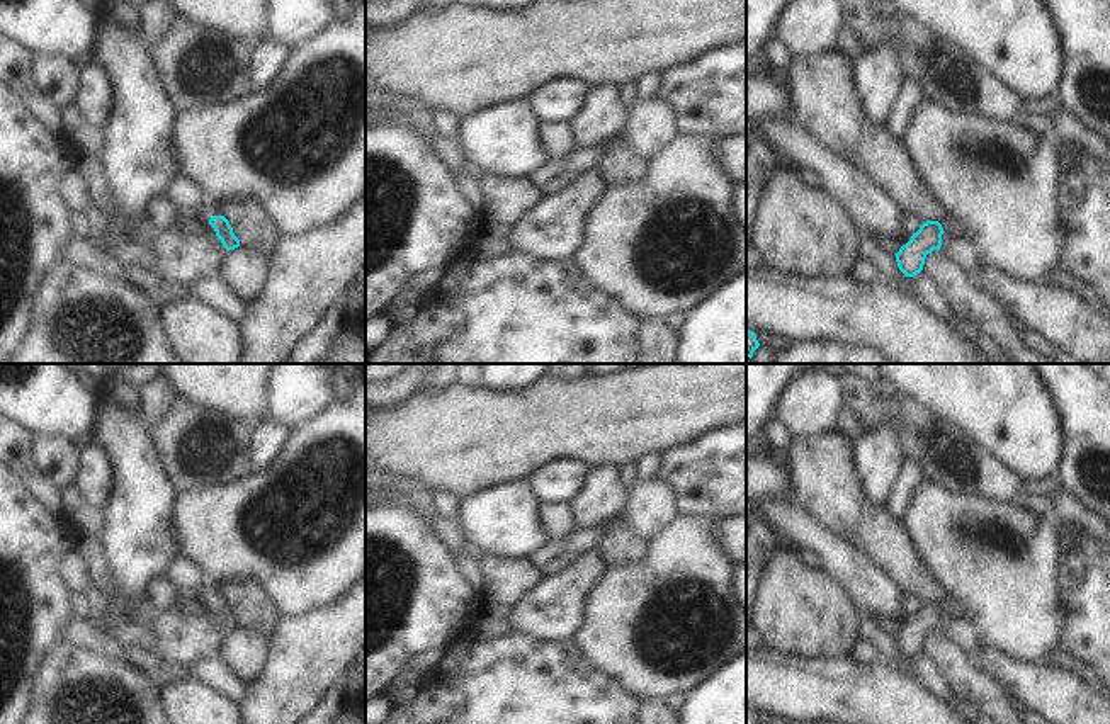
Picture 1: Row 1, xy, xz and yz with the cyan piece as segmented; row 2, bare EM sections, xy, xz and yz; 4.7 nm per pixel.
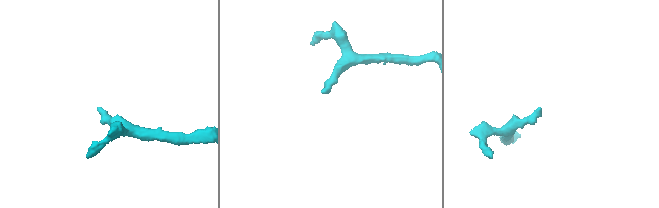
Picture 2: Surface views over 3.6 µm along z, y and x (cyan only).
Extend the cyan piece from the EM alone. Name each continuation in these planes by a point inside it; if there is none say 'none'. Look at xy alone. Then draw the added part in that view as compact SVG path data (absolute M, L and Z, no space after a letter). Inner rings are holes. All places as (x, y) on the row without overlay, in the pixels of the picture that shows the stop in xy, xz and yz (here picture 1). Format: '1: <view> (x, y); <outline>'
1: xy (204, 593); M209 583L197 590L197 600L209 610L209 614L212 614L216 617L214 608L209 605L209 600L212 597L223 597L218 585L214 585L214 583Z

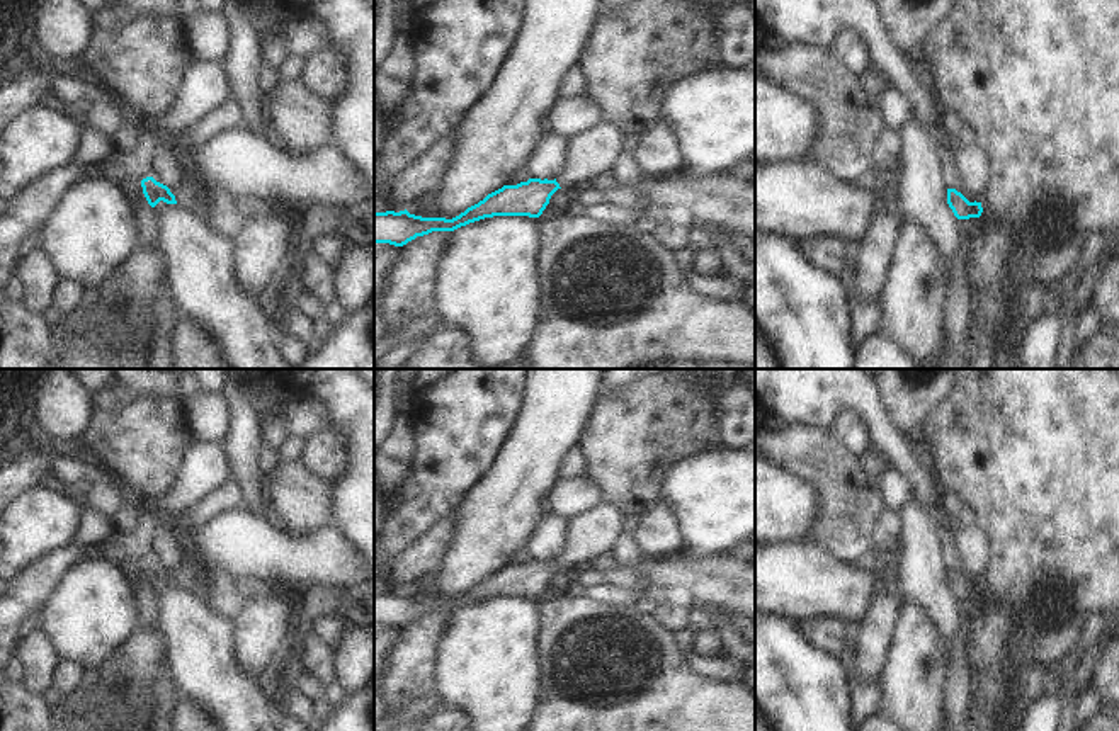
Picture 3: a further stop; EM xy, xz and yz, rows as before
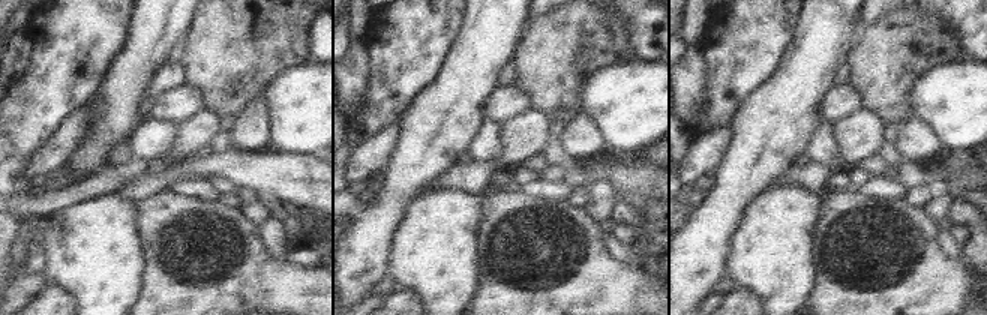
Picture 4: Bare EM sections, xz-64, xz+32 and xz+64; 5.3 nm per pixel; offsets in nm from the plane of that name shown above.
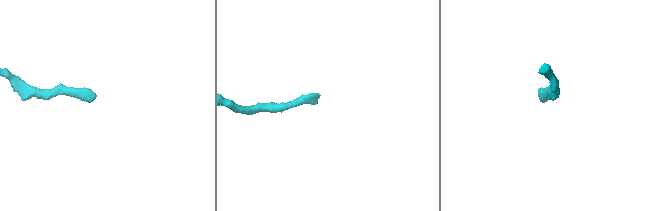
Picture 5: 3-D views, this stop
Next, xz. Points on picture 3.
1: xz (592, 532); M600 503L570 518L566 527L566 547L556 563L561 570L575 573L590 566L592 559L609 551L616 537L622 532L624 513L614 507Z

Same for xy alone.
1: xy (196, 580); M185 563L182 568L173 570L172 575L179 586L207 604L211 583L209 571Z

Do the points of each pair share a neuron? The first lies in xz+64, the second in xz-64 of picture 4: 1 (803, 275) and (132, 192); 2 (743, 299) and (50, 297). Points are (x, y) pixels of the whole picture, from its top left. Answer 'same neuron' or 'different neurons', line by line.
1: different neurons
2: same neuron

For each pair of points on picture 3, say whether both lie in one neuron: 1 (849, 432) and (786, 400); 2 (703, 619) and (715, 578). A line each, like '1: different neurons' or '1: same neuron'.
1: different neurons
2: different neurons

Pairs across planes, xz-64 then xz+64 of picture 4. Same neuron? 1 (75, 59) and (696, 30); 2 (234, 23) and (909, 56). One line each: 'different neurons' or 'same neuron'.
1: different neurons
2: same neuron

